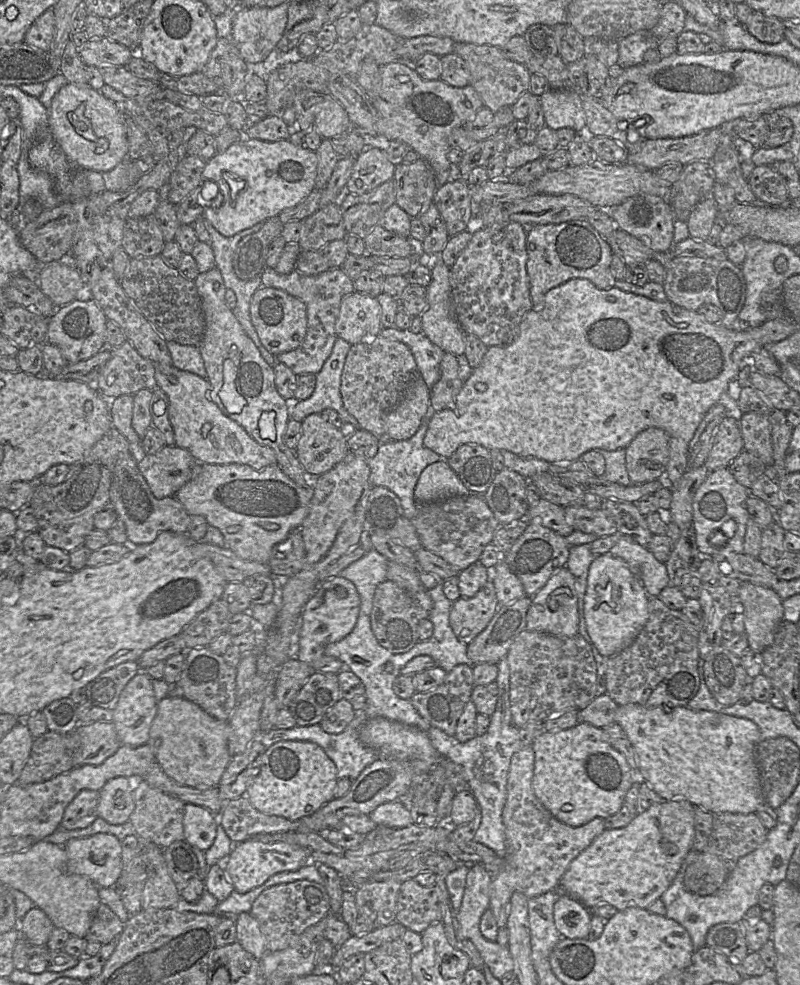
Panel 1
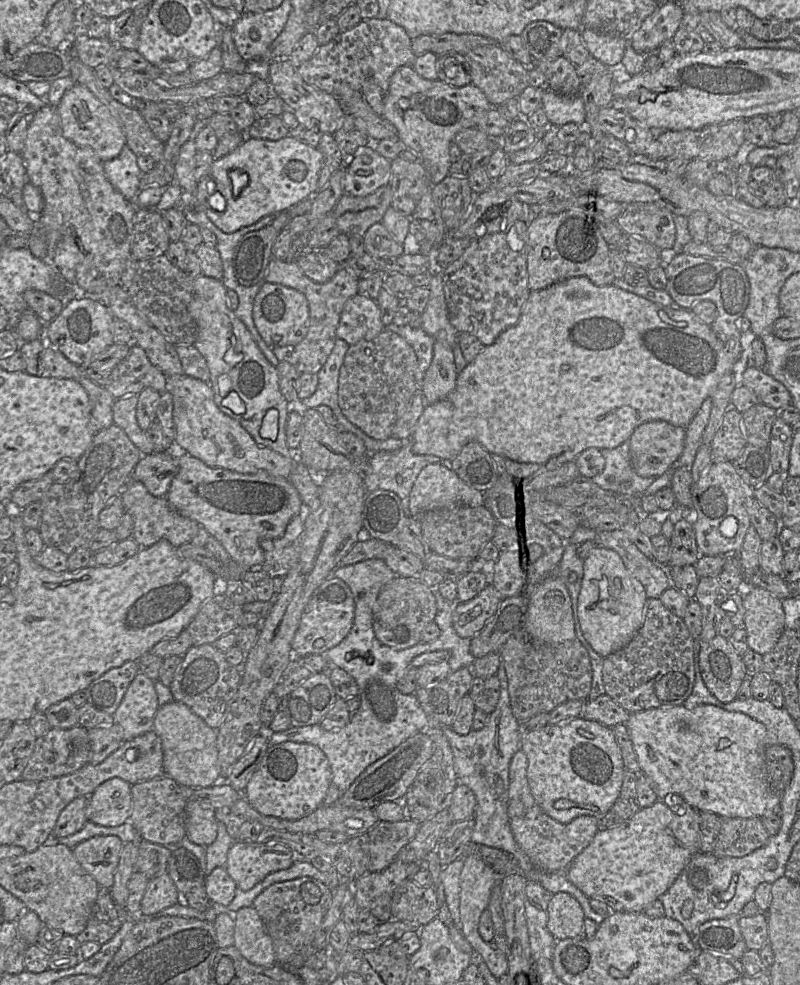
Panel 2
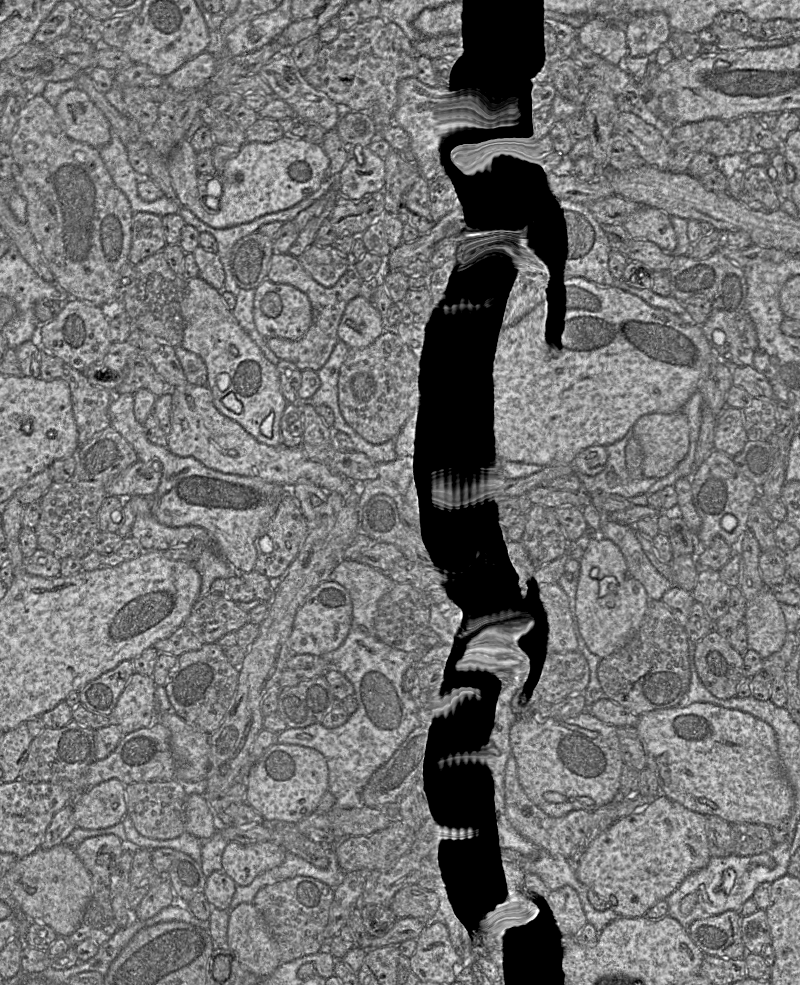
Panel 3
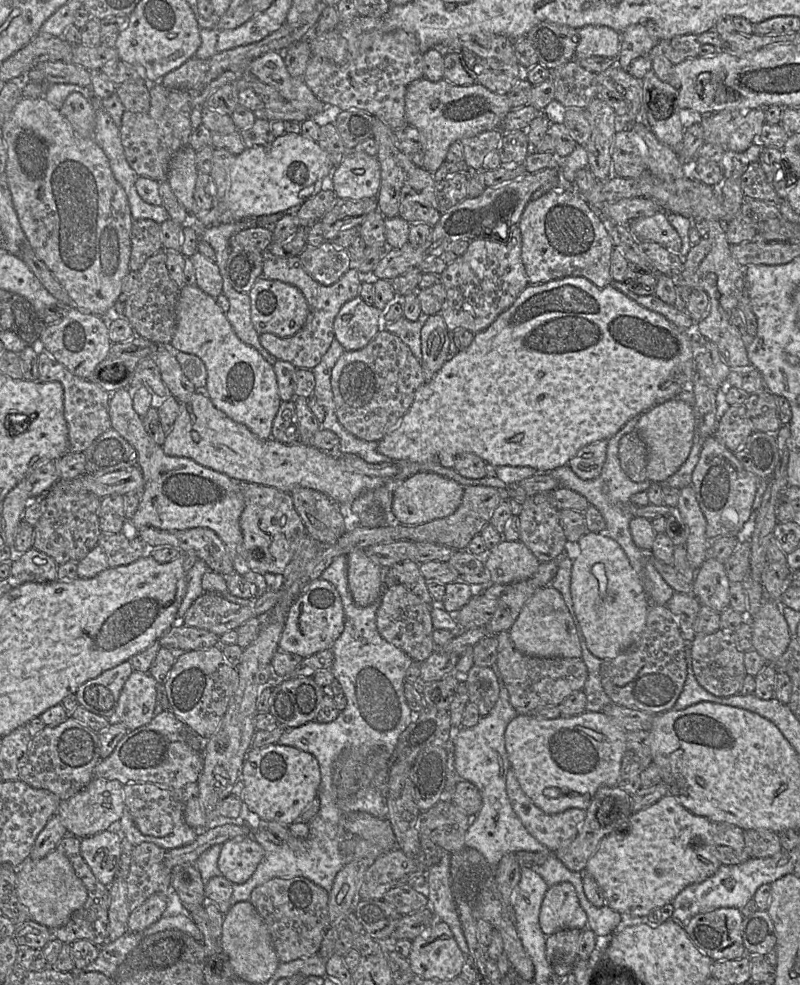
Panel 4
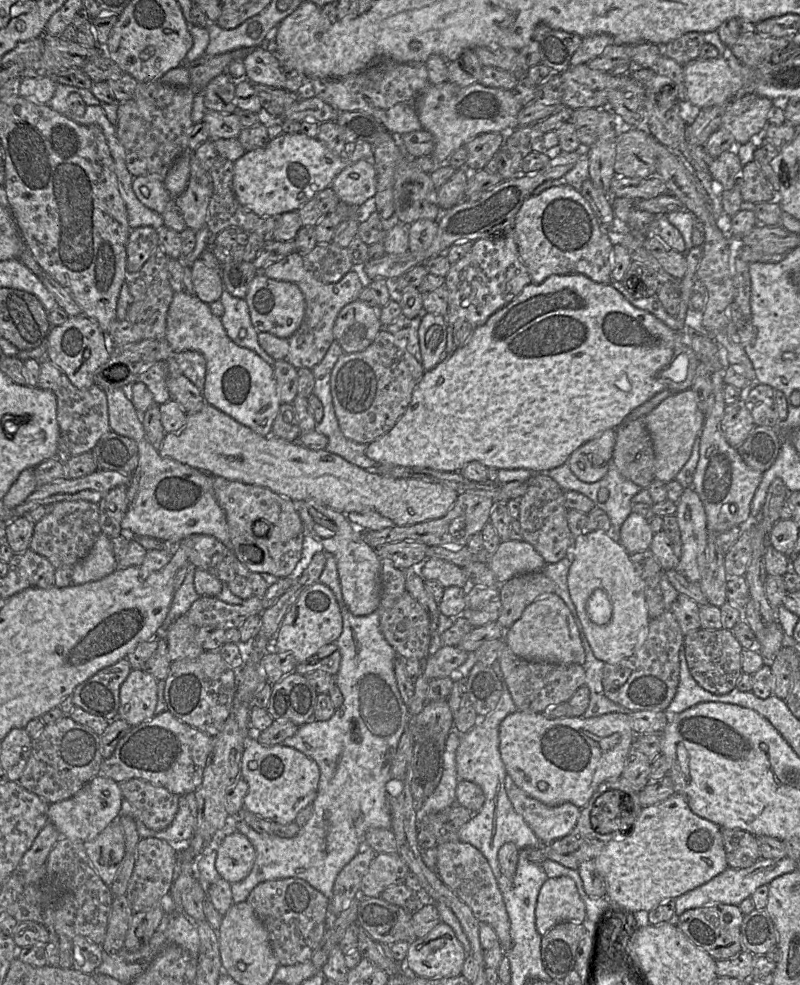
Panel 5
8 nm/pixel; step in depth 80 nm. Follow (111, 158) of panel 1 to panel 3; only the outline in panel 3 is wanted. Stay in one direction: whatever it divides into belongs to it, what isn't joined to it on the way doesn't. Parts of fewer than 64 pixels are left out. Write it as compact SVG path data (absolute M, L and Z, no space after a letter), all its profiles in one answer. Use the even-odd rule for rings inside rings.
M83 90L65 92L55 108L69 138L98 149L110 141L109 121Z

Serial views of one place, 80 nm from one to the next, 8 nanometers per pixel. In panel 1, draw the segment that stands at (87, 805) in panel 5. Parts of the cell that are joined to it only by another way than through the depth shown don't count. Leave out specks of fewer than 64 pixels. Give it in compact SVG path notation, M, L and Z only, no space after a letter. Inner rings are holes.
M115 777L109 780L99 791L97 815L113 825L130 821L135 809L135 780L127 777Z

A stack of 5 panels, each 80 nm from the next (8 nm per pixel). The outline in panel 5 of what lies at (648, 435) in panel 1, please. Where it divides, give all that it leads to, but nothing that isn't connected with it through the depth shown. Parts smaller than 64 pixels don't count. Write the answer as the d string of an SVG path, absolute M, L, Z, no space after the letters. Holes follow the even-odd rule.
M690 388L672 393L644 416L645 426L653 442L655 479L665 483L675 480L678 472L688 461L693 444L699 437L704 422L705 415L698 407L696 394Z

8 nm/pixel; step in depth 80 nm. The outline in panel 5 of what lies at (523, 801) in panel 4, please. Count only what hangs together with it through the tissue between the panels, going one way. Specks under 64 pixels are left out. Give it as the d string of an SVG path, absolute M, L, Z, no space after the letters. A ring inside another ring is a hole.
M512 777L505 778L506 793L515 809L543 844L567 836L577 824L581 809L569 802L547 806L527 795Z

